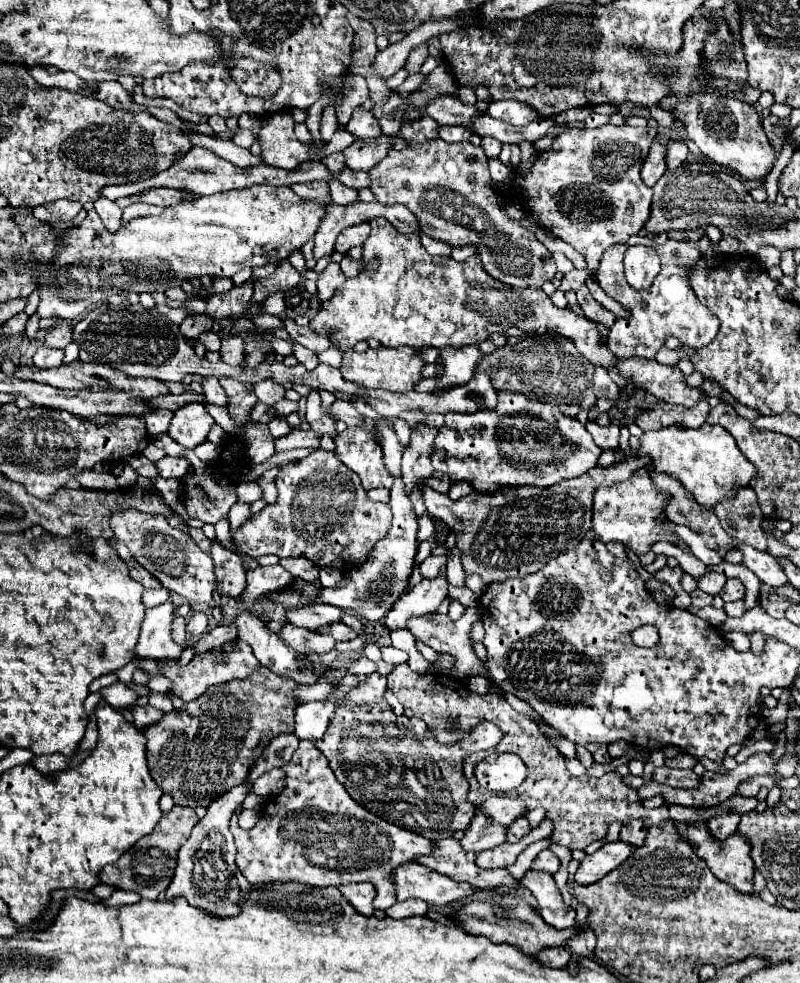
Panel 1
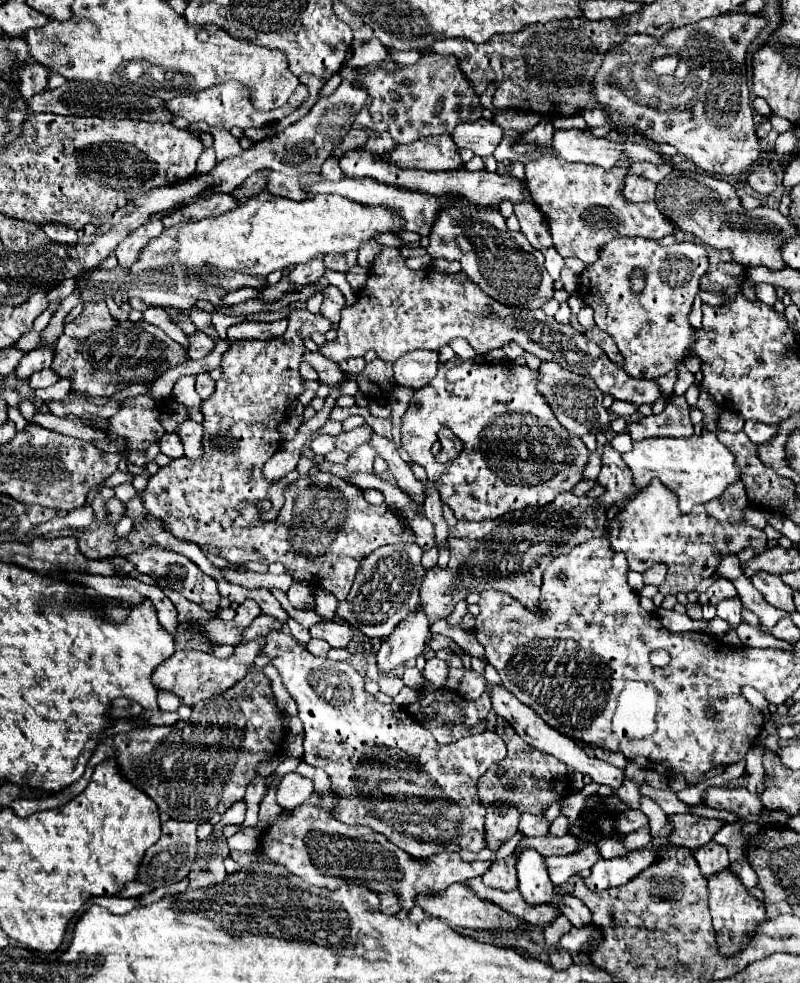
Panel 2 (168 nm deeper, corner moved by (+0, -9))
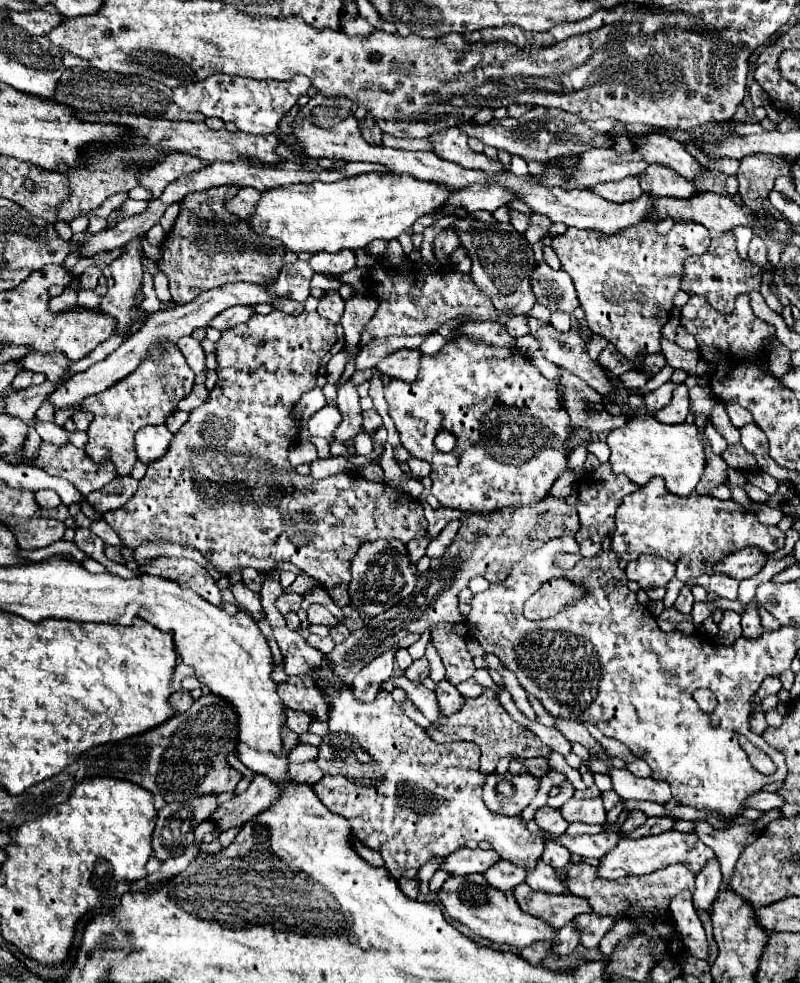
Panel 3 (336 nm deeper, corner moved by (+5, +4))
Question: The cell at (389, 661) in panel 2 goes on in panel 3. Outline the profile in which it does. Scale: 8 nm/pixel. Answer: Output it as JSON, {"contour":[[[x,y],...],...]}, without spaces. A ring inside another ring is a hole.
{"contour":[[[393,646],[391,650],[387,650],[381,656],[377,656],[373,662],[363,666],[363,670],[359,670],[359,674],[353,680],[353,686],[355,686],[355,696],[361,702],[369,702],[371,698],[375,698],[375,694],[381,688],[381,684],[391,678],[397,650],[399,648]]]}

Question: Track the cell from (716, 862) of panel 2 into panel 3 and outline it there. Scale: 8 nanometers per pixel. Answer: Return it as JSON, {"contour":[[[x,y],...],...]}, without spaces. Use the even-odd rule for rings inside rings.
{"contour":[[[711,858],[697,874],[697,888],[693,892],[693,904],[697,910],[709,910],[721,884],[721,866],[717,858]]]}

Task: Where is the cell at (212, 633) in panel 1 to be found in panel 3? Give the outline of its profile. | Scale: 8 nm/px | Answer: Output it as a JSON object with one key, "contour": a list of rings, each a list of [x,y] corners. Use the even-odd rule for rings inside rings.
{"contour":[[[283,592],[283,594],[281,594],[277,600],[275,600],[275,606],[277,606],[277,610],[279,610],[279,612],[285,616],[285,614],[287,614],[287,612],[291,612],[291,610],[299,610],[301,600],[303,600],[303,596]]]}

